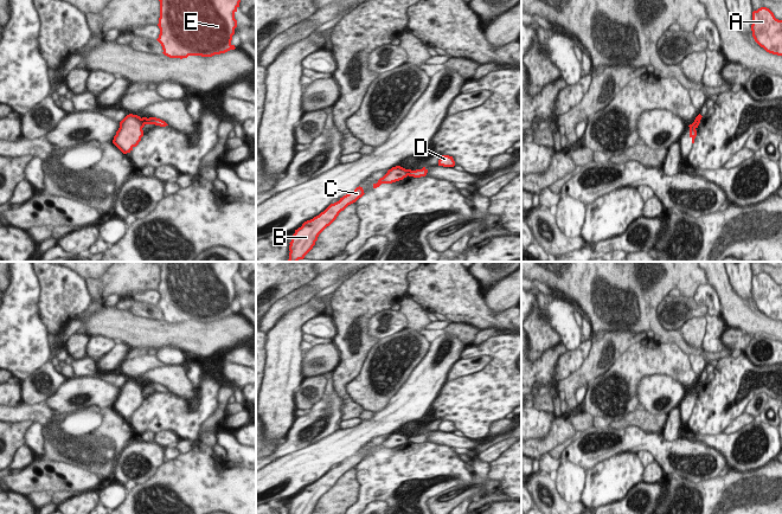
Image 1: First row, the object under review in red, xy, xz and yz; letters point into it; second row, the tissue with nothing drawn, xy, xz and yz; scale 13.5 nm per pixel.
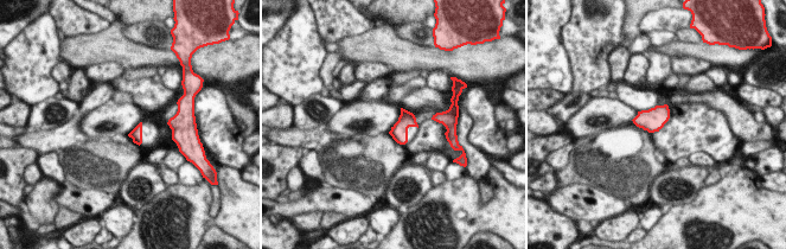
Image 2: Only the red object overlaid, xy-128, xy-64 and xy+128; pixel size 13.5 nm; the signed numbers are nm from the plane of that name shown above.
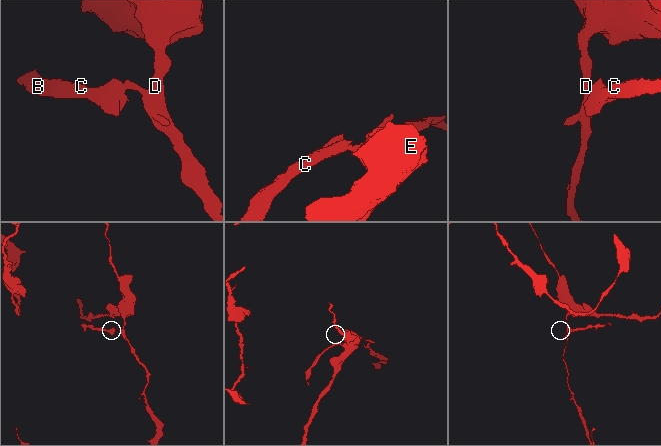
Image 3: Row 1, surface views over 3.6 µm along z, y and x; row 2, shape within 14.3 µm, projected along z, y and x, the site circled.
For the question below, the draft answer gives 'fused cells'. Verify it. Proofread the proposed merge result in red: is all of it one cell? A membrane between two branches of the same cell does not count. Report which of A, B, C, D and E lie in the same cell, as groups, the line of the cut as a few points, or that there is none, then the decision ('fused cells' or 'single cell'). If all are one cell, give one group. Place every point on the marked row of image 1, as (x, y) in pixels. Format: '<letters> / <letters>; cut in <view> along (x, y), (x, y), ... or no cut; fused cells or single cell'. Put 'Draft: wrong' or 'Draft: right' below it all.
A D E / B C; cut in xy along (141, 119), (143, 124); fused cells
Draft: right

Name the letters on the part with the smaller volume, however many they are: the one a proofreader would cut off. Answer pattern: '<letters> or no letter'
B, C

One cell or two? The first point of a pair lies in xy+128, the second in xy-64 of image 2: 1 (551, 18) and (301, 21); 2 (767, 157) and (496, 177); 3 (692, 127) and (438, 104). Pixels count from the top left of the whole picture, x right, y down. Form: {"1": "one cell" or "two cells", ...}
{"1": "one cell", "2": "two cells", "3": "two cells"}

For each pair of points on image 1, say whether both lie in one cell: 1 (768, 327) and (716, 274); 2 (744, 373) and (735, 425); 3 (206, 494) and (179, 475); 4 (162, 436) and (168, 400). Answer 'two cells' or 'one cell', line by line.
1: one cell
2: two cells
3: one cell
4: two cells

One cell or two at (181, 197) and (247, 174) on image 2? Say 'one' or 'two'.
two

